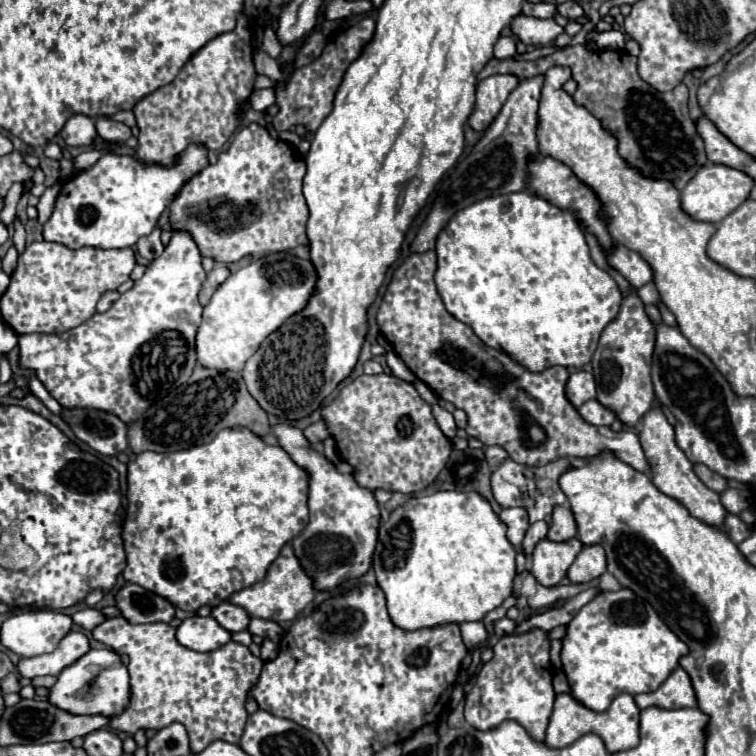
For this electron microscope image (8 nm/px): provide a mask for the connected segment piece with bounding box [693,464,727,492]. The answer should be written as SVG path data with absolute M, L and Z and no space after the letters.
M693 464L693 472L697 474L697 478L711 490L715 492L723 492L727 488L727 480L715 472L711 472L705 464Z

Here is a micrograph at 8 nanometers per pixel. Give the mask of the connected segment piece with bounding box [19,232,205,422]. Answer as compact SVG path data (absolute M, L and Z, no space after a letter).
M175 232L165 252L107 312L63 334L19 336L21 366L35 370L61 406L103 408L131 422L151 402L189 380L197 364L195 334L203 312L197 294L203 278L197 244L187 232Z

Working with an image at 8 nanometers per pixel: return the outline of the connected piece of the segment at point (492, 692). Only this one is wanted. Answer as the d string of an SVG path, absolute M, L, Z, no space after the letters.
M533 628L523 634L501 636L493 646L493 658L483 664L475 686L465 698L467 724L477 730L491 730L503 720L515 720L529 732L533 740L543 742L555 702L549 648L549 632L541 628Z

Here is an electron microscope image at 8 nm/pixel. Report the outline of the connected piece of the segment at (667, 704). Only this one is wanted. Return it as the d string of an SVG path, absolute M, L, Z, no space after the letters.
M677 666L675 672L655 690L647 694L637 694L635 704L639 708L659 706L659 708L695 708L697 698L689 674Z

